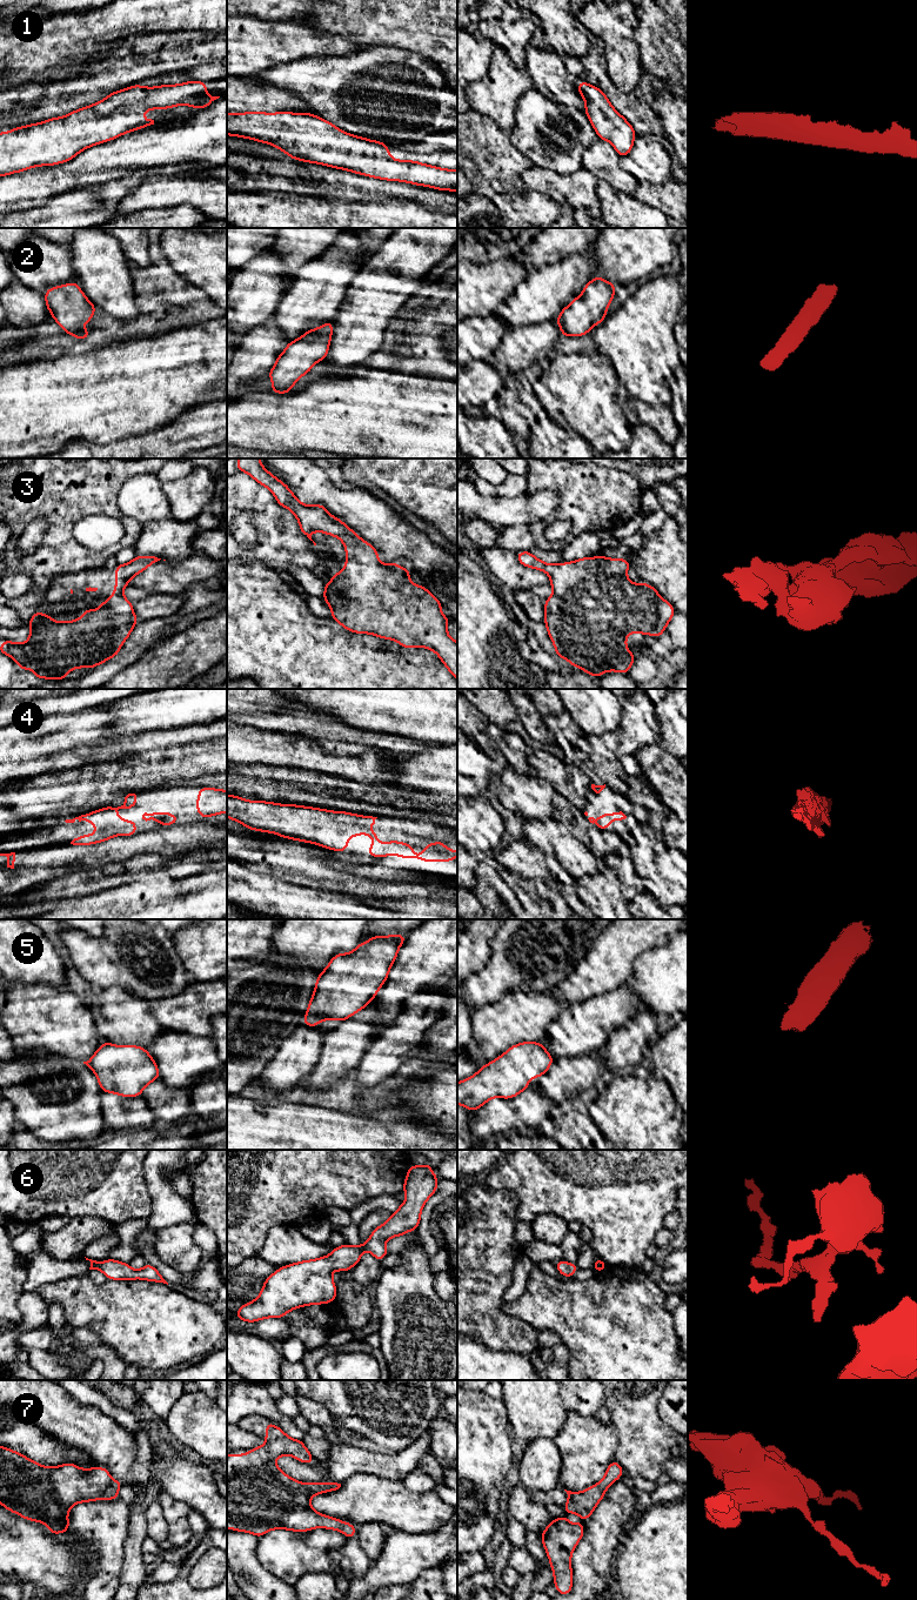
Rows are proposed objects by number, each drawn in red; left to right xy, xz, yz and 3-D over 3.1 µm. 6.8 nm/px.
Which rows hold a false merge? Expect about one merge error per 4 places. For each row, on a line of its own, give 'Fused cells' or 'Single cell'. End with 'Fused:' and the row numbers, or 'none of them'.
1: Single cell
2: Single cell
3: Single cell
4: Single cell
5: Single cell
6: Single cell
7: Single cell
Fused: none of them

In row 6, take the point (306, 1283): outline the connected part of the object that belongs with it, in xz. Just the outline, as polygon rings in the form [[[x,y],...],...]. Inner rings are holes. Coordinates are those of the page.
[[[429,1161],[423,1166],[410,1164],[403,1183],[406,1201],[386,1223],[373,1230],[366,1244],[343,1244],[333,1248],[329,1256],[280,1267],[267,1277],[255,1300],[241,1305],[235,1318],[246,1323],[283,1318],[294,1308],[336,1300],[332,1271],[350,1271],[366,1248],[379,1261],[388,1256],[386,1240],[417,1230],[424,1204],[437,1191],[437,1179]]]

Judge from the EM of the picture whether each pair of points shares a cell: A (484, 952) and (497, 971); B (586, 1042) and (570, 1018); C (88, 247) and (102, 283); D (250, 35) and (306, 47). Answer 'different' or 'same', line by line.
A: different
B: same
C: same
D: same

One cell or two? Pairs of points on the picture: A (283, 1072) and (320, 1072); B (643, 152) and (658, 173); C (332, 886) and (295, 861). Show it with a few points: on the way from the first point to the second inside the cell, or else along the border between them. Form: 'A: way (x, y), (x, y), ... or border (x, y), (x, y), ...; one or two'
A: border (321, 1046), (318, 1063), (306, 1076); two
B: way (648, 156), (658, 168); one
C: way (322, 877), (309, 865), (305, 864); one

